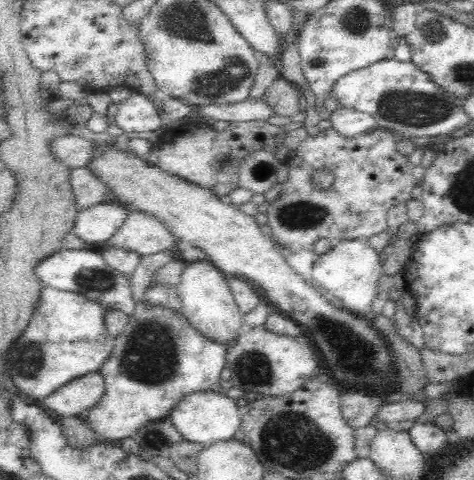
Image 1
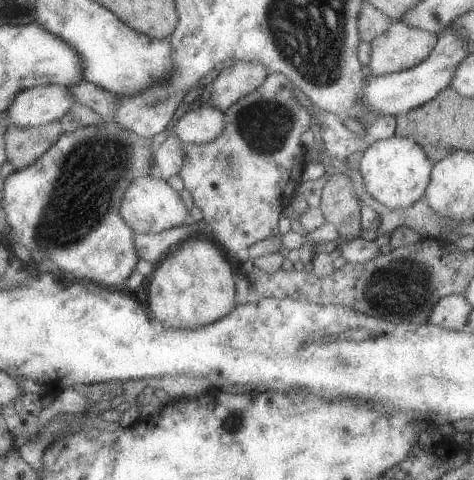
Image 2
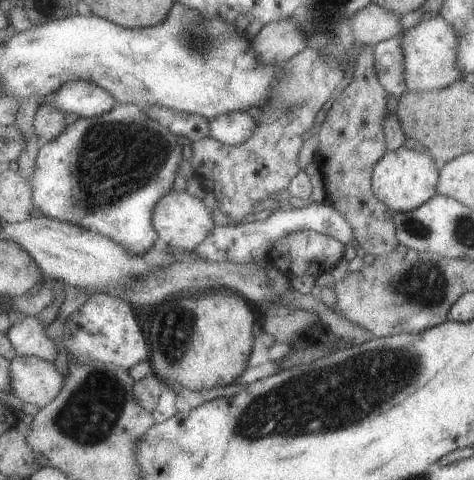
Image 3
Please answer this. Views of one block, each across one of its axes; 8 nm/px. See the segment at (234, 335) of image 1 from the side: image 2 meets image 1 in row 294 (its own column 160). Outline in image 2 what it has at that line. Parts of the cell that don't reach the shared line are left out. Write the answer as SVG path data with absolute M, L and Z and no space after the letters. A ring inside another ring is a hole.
M146 175L135 178L129 184L123 204L121 204L121 216L136 233L158 234L191 222L190 212L187 210L181 194L166 181L162 177L154 178Z

